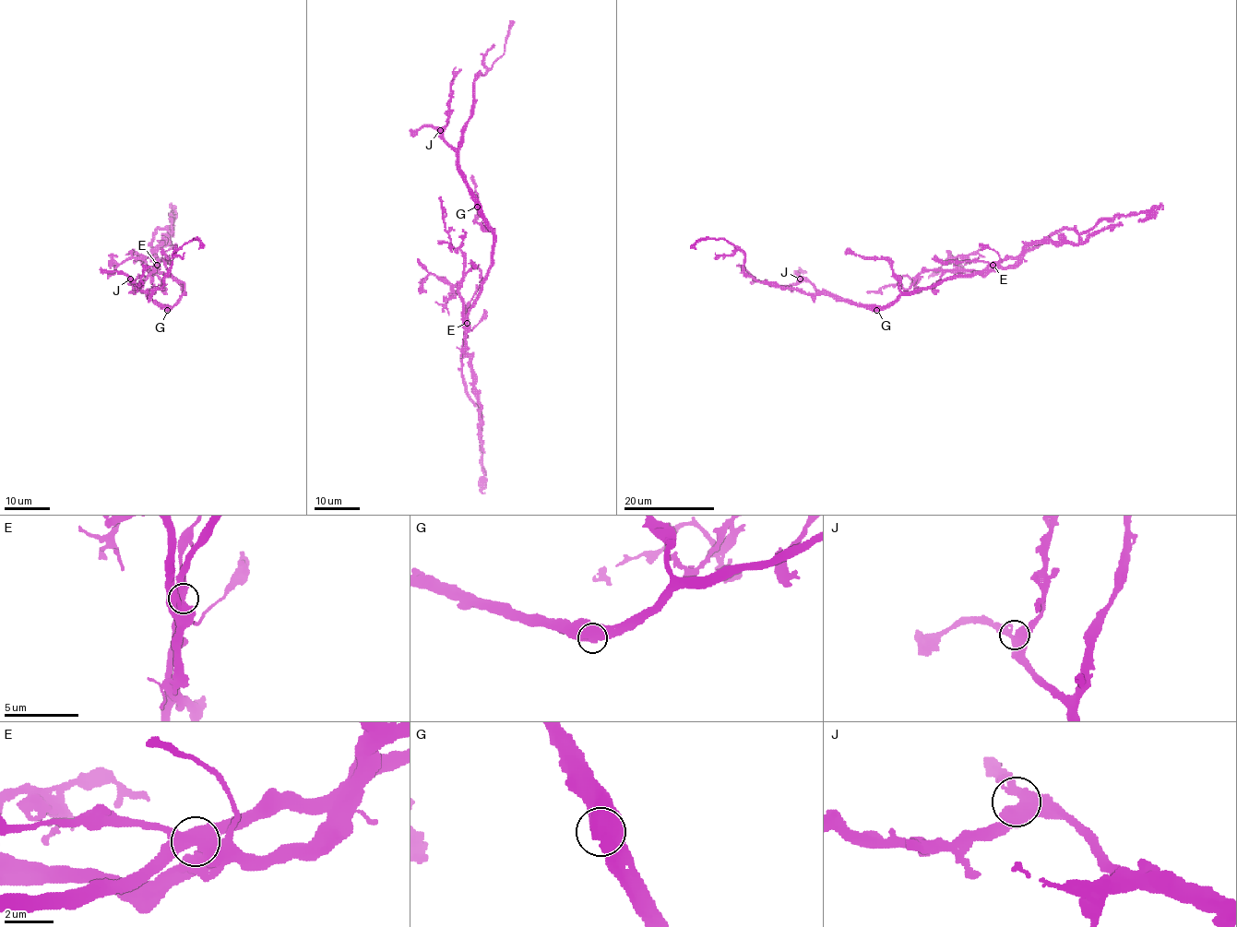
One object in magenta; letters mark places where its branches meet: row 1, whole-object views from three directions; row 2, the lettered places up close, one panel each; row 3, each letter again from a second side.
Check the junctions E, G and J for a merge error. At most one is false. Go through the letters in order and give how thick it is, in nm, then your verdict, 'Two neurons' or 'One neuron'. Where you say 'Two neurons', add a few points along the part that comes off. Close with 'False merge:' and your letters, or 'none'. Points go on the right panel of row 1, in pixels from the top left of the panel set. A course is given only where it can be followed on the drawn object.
E: Thickness 500 nm. Two neurons. Course of the part to remove: (993, 265), (985, 271), (923, 270), (915, 280), (903, 276), (896, 284), (866, 291)
G: Thickness 500 nm. One neuron
J: Thickness 480 nm. One neuron
False merge: E

